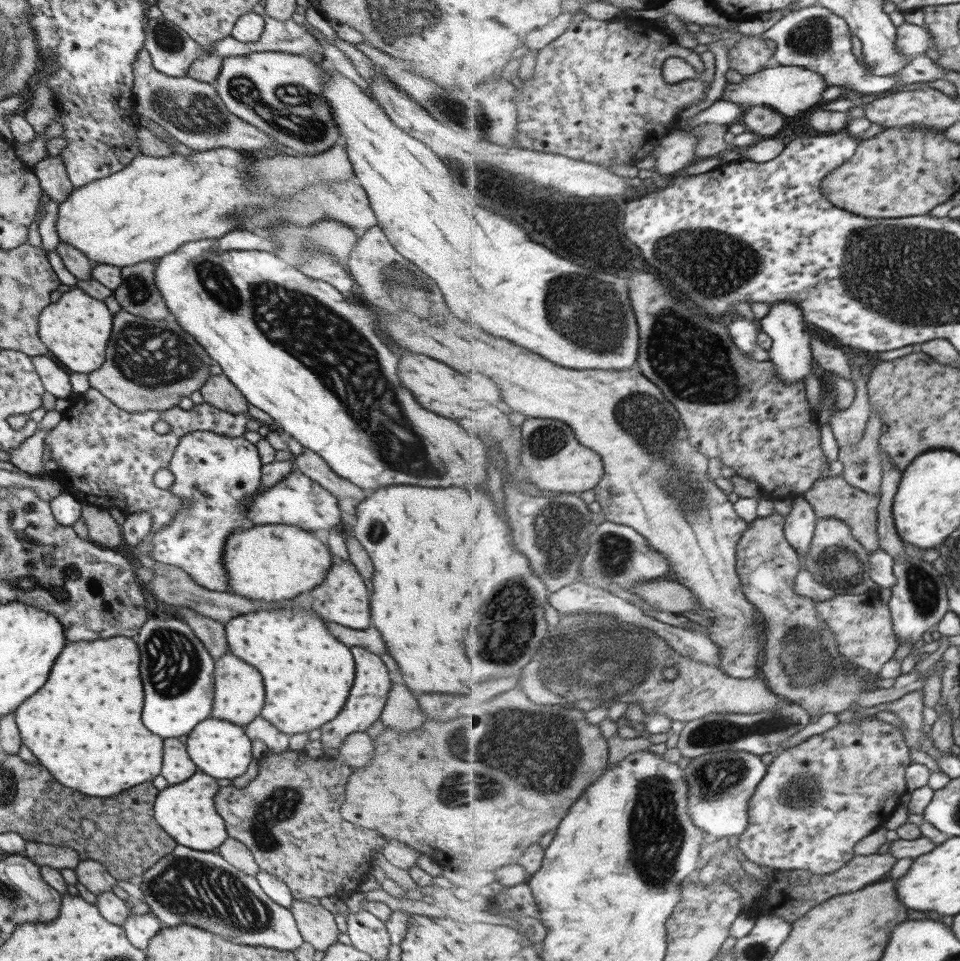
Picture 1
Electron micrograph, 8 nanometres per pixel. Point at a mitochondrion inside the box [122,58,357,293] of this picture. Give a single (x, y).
(293, 112)

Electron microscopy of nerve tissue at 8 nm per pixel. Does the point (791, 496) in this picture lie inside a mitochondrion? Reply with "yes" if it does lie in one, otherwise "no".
no

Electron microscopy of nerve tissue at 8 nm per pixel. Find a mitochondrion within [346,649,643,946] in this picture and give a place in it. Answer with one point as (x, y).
(541, 749)

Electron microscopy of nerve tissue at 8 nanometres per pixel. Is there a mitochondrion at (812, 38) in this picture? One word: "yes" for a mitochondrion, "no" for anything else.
yes

